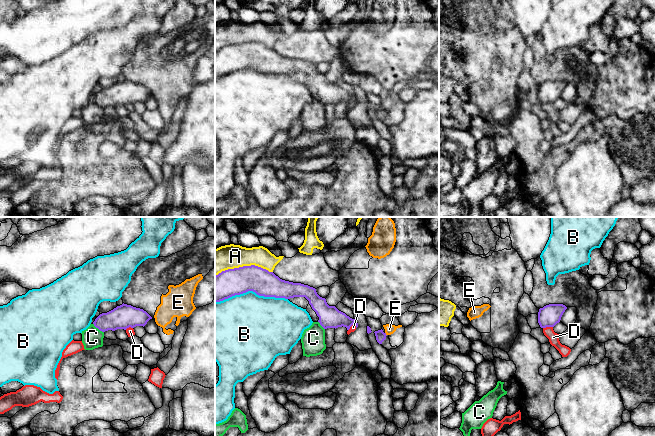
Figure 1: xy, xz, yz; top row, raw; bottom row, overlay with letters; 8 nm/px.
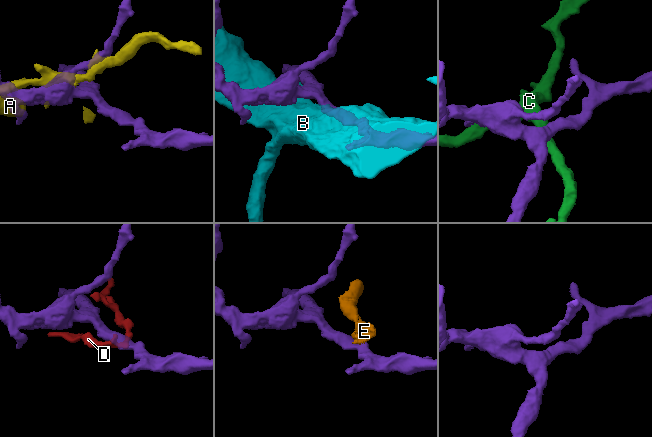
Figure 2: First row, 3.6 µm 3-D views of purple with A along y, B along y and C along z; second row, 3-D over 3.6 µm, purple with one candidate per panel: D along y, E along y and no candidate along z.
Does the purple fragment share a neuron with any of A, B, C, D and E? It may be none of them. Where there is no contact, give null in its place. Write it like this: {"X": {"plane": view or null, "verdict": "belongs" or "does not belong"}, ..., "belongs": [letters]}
{"A": {"plane": "xz", "verdict": "does not belong"}, "B": {"plane": "xz", "verdict": "does not belong"}, "C": {"plane": "xy", "verdict": "does not belong"}, "D": {"plane": "yz", "verdict": "does not belong"}, "E": {"plane": "xz", "verdict": "does not belong"}, "belongs": []}

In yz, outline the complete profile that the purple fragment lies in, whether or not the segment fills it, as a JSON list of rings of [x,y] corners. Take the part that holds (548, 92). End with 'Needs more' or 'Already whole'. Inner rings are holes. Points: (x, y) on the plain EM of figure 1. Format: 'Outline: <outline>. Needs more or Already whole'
Outline: [[[549,80],[539,85],[538,99],[541,104],[554,103],[560,98],[567,83],[563,80]]]. Already whole

